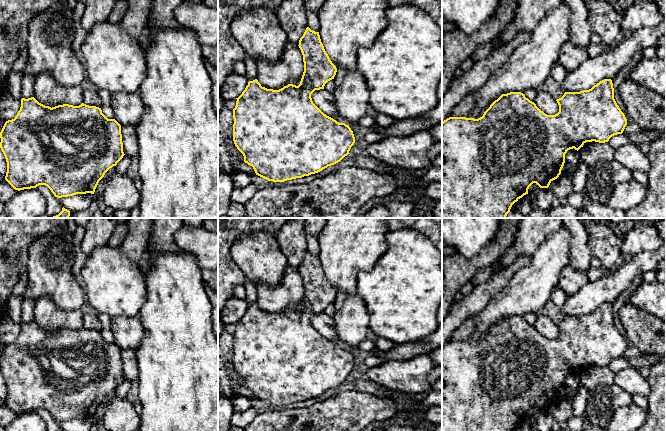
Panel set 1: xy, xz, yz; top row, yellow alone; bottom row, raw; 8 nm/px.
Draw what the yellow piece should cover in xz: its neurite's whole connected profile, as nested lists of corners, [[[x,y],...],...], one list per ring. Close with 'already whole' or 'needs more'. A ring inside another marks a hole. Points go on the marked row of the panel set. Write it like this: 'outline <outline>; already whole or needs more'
outline [[[309,27],[306,28],[303,36],[299,40],[299,48],[303,55],[303,62],[304,62],[304,72],[300,81],[300,84],[298,86],[293,84],[288,84],[287,86],[284,86],[283,88],[279,90],[273,90],[273,89],[267,89],[265,87],[262,87],[261,84],[258,82],[257,79],[253,81],[249,81],[248,85],[246,86],[245,90],[242,92],[242,94],[236,98],[236,106],[233,109],[233,141],[237,149],[243,154],[244,156],[244,162],[248,165],[252,166],[256,175],[273,182],[284,182],[287,180],[292,180],[296,178],[302,178],[304,176],[309,176],[311,174],[318,173],[322,171],[323,169],[327,168],[328,166],[334,165],[338,162],[340,162],[345,156],[349,154],[349,151],[351,147],[355,143],[355,137],[353,134],[353,131],[349,127],[349,125],[346,125],[345,123],[339,123],[333,118],[327,116],[324,114],[312,101],[311,94],[315,90],[324,89],[325,84],[334,79],[337,68],[330,60],[328,54],[326,53],[324,46],[321,42],[319,32],[315,32],[311,30]]]; already whole

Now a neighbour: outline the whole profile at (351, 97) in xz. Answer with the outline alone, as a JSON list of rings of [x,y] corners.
[[[337,70],[334,77],[336,85],[333,101],[338,117],[346,125],[359,123],[367,114],[369,91],[364,76],[357,70]]]

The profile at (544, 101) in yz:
[[[537,89],[537,95],[534,103],[547,115],[555,115],[559,112],[559,105],[557,101],[549,93],[542,89]]]

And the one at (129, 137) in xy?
[[[121,126],[123,152],[132,158],[138,158],[139,144],[136,134],[136,126]]]

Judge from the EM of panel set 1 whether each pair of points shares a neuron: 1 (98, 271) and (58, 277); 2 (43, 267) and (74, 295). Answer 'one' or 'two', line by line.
1: two
2: one

